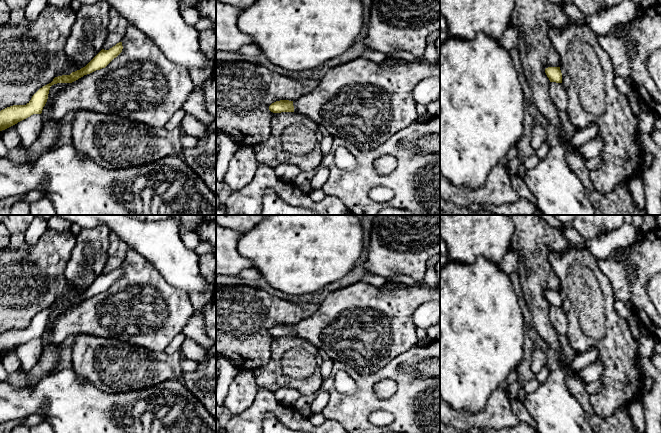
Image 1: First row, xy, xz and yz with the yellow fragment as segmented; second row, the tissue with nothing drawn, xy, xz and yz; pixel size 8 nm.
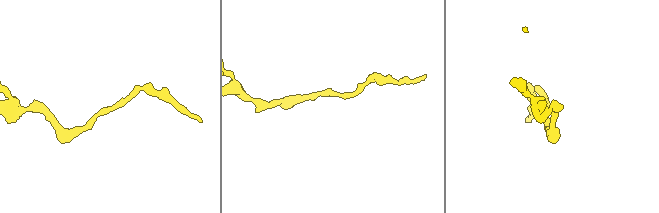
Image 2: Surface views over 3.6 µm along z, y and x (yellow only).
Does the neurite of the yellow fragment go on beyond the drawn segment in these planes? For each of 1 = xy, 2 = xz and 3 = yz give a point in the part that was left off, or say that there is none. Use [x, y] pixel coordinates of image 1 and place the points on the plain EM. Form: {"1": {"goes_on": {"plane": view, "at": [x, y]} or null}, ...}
{"1": {"goes_on": null}, "2": {"goes_on": null}, "3": {"goes_on": null}}

